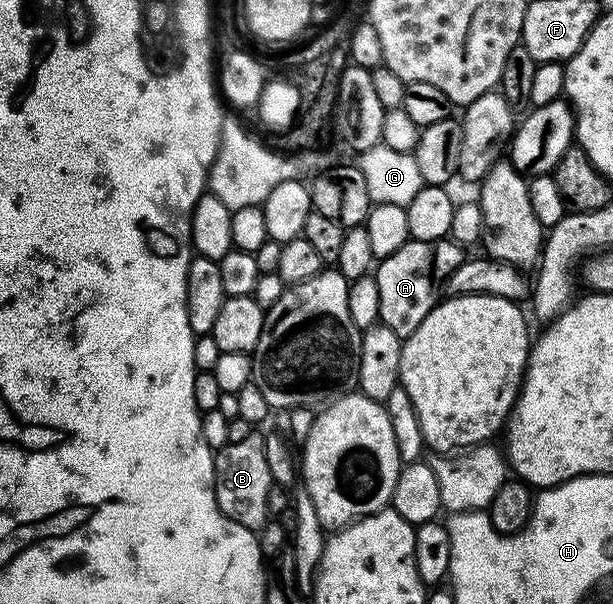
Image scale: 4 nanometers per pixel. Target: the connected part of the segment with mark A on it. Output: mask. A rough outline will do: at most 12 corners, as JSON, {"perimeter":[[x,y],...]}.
{"perimeter":[[408,239],[378,261],[379,320],[406,338],[435,307],[431,271],[465,253]]}

